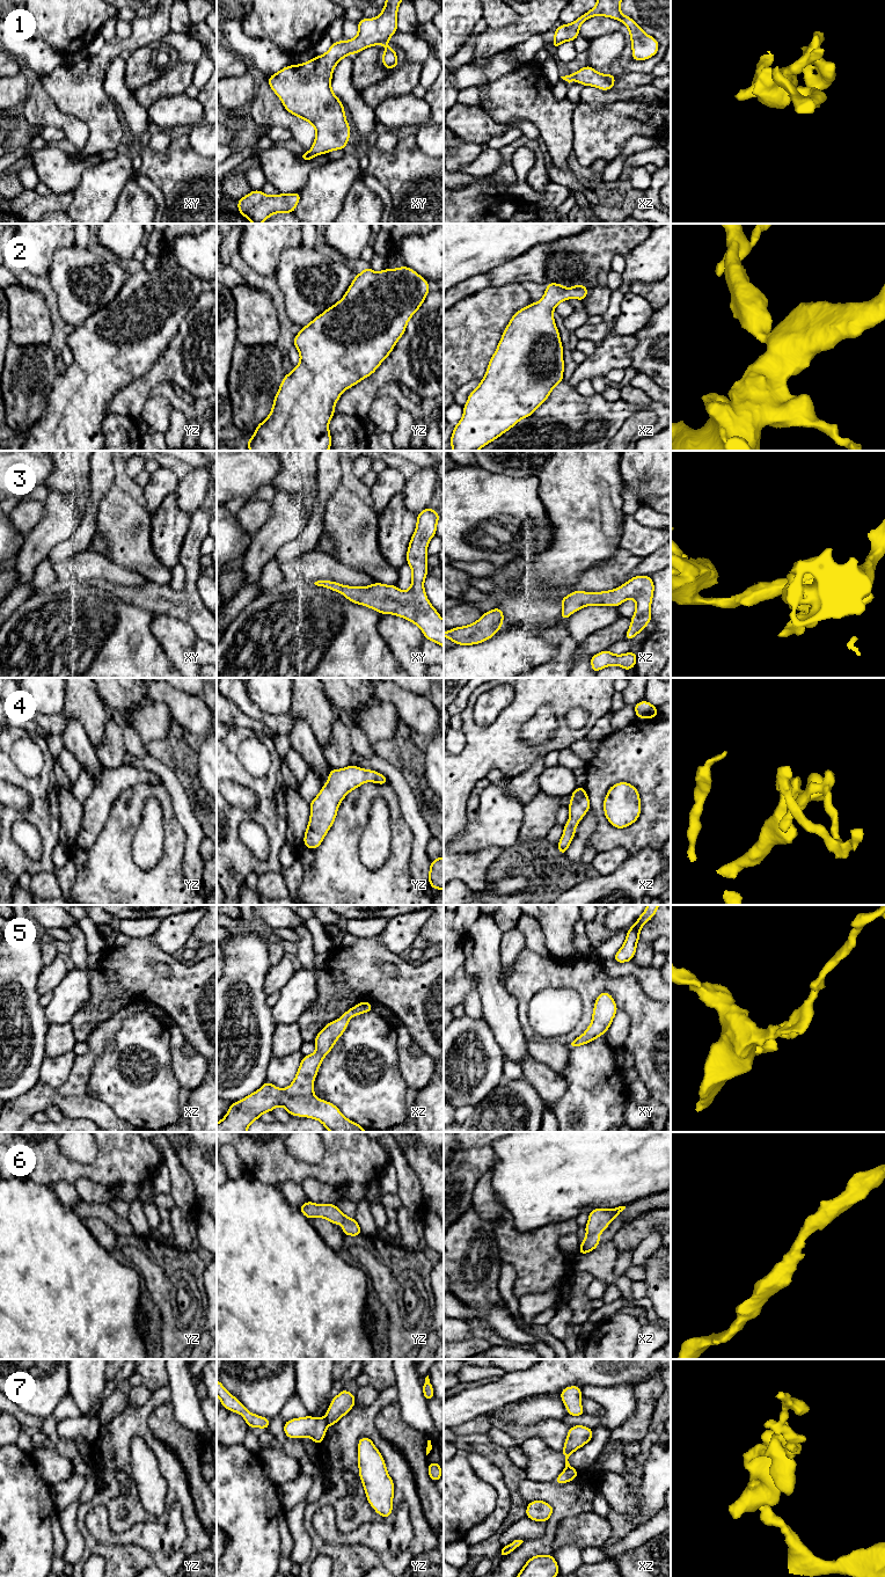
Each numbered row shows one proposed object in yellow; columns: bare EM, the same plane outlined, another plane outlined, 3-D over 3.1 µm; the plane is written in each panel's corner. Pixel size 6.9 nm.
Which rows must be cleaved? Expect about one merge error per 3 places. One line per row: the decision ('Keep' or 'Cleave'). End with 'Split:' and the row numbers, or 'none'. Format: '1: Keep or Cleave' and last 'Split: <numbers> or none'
1: Keep
2: Keep
3: Keep
4: Keep
5: Keep
6: Keep
7: Cleave
Split: 7

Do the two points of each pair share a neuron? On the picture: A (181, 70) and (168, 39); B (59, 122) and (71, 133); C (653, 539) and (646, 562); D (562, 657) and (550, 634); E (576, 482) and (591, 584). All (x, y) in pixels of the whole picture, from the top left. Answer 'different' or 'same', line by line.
A: different
B: same
C: different
D: same
E: different

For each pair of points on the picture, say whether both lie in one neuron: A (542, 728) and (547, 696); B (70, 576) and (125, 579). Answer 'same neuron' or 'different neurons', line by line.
A: different neurons
B: same neuron

